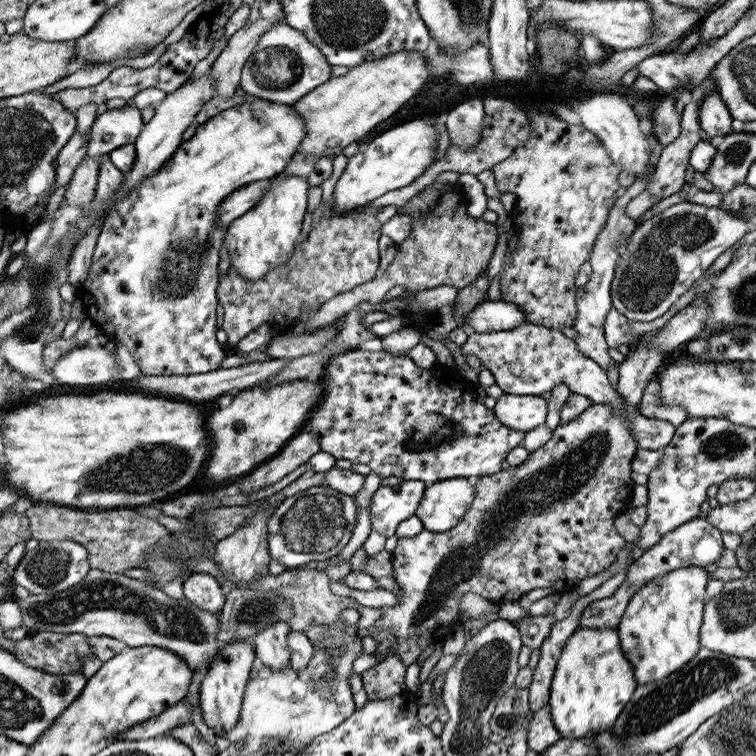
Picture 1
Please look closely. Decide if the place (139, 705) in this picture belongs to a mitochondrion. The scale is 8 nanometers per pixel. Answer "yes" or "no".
no

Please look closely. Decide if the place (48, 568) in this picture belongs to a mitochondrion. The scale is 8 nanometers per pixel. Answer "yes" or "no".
yes

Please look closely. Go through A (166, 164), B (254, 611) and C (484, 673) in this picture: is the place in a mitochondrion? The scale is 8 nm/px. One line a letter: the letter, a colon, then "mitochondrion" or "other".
A: other
B: mitochondrion
C: mitochondrion

